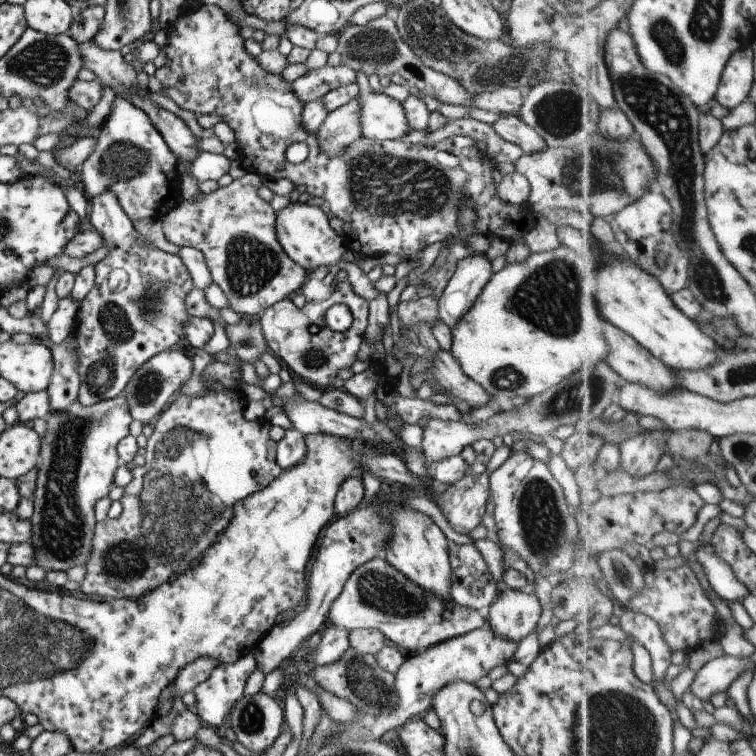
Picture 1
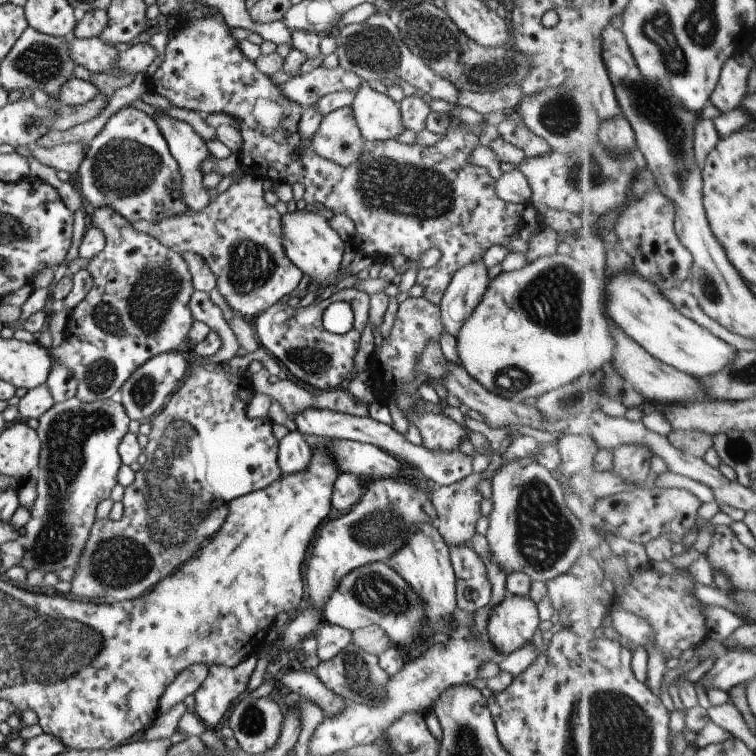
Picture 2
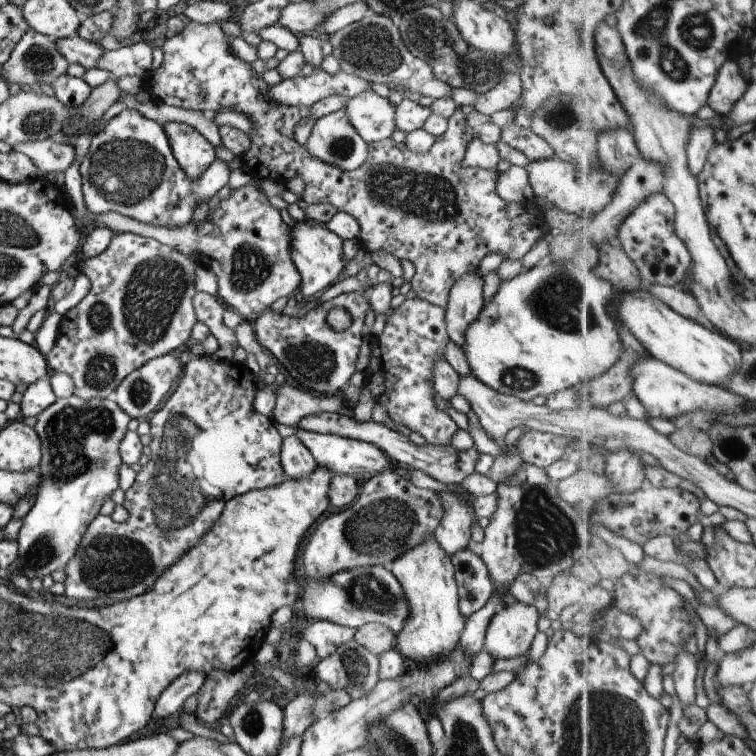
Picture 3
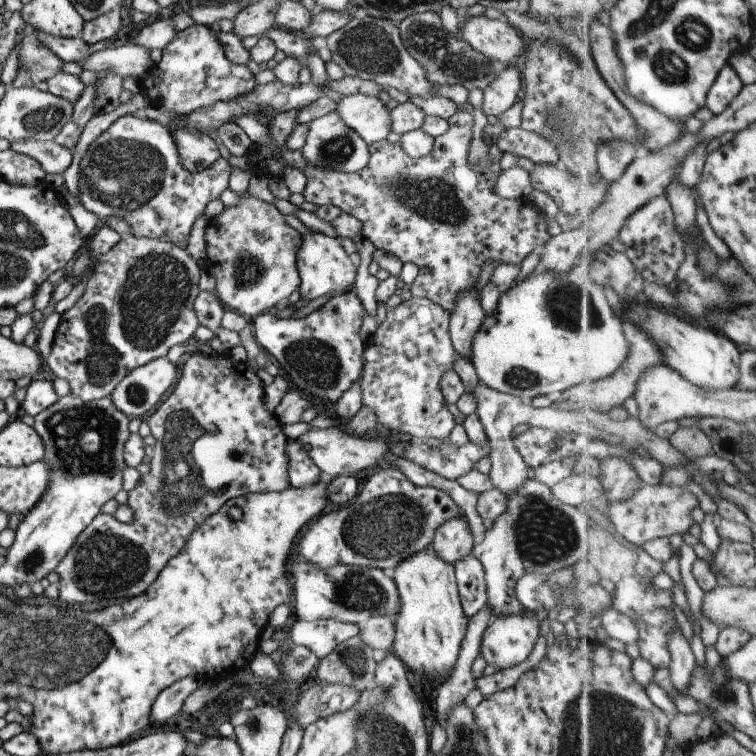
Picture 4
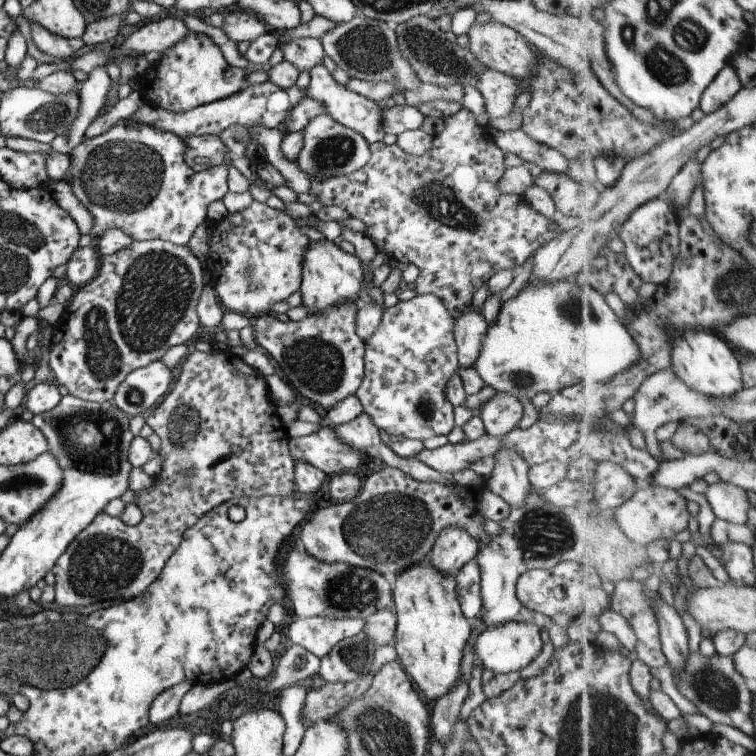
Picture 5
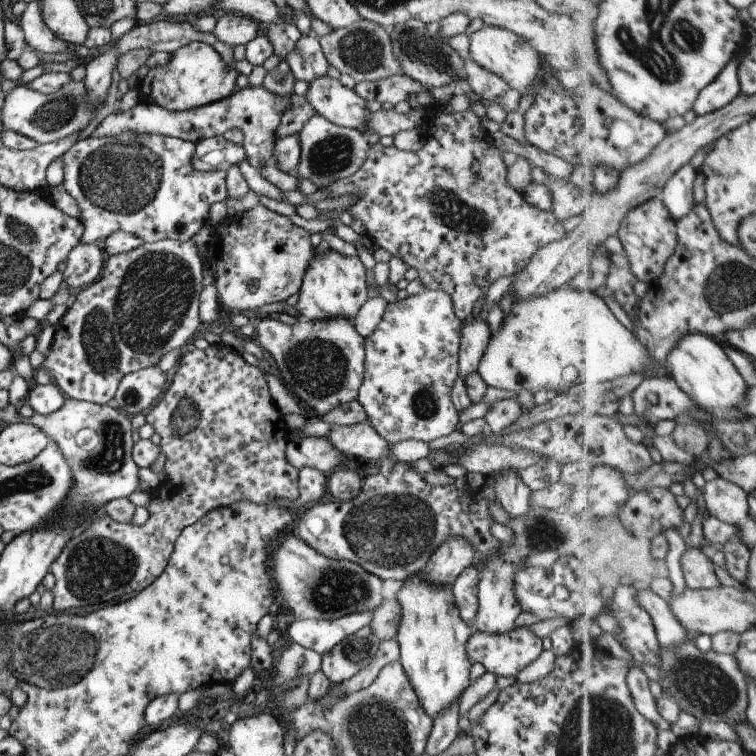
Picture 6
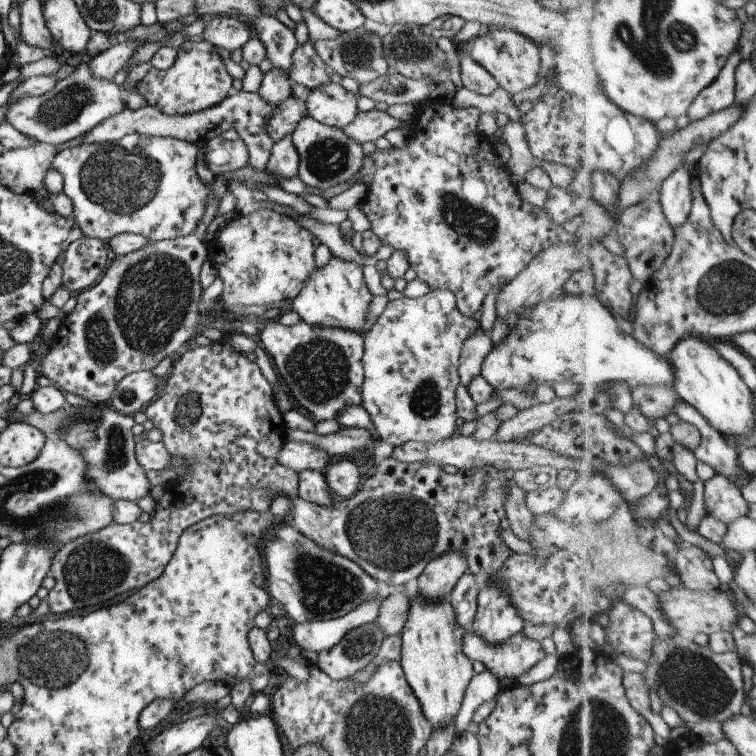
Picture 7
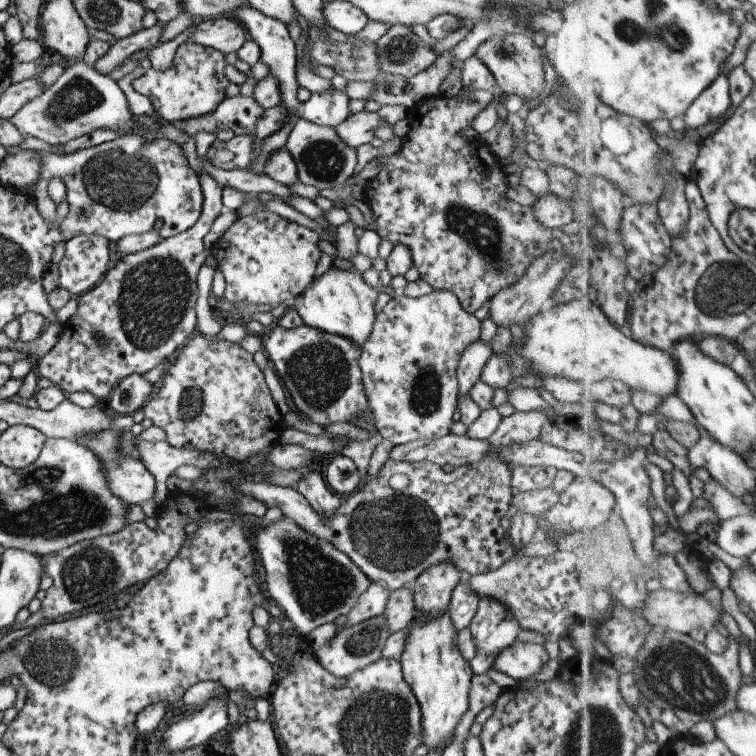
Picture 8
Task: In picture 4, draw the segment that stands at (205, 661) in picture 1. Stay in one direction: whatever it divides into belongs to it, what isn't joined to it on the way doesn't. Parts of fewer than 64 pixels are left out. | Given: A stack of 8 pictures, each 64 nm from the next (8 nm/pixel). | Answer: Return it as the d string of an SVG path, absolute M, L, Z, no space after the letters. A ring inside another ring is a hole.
M186 676L165 688L154 700L149 720L152 723L170 720L180 712L186 698L200 686L200 680L196 676Z

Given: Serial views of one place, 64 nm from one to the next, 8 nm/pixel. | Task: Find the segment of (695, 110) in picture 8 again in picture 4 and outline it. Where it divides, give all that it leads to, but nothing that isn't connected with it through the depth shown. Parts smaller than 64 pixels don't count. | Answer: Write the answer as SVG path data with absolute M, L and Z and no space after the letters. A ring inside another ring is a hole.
M728 63L718 77L717 83L714 84L713 90L710 91L708 108L716 115L724 114L744 88L746 88L746 84L742 80L742 76L731 63Z

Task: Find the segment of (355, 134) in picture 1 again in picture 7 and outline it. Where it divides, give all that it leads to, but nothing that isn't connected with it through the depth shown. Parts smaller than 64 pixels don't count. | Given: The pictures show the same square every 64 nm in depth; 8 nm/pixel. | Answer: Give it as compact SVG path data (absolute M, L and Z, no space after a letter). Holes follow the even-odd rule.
M312 117L300 120L294 134L289 137L292 138L292 144L299 156L297 176L304 184L318 190L328 190L352 179L365 160L362 144L350 140L350 136L346 136L342 128L322 124Z

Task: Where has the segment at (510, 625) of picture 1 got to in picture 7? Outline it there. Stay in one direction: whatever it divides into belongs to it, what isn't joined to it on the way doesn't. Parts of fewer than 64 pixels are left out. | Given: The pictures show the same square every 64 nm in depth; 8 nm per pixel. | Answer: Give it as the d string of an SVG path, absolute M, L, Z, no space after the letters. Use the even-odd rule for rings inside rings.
M468 630L462 640L462 648L471 661L483 662L486 671L499 680L517 679L545 656L540 642L525 636L522 631L494 646Z

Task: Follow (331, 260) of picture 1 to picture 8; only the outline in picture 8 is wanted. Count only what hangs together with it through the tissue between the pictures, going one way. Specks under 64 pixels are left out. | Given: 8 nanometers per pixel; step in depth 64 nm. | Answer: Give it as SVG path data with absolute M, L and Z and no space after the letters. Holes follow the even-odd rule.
M331 265L322 276L314 278L300 296L289 304L289 308L296 310L306 325L346 336L362 348L376 322L374 306L378 293L378 286L371 287L367 277L358 270L352 272Z

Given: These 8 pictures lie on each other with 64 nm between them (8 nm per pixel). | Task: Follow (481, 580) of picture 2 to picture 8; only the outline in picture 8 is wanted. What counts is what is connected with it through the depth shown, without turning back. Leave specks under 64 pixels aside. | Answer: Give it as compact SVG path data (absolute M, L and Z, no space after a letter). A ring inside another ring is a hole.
M461 578L452 591L448 606L448 614L450 614L450 620L456 630L459 631L470 626L478 604L478 594L474 594L474 590L470 590L468 582Z

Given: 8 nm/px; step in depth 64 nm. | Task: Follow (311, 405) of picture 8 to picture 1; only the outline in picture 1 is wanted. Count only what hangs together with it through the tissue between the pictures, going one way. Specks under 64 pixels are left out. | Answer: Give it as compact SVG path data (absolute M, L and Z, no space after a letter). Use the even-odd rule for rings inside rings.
M346 278L336 284L328 300L308 301L304 307L298 308L292 299L293 297L289 297L281 300L260 314L262 334L270 353L282 366L292 369L294 374L298 374L307 383L325 390L329 388L330 382L334 382L338 370L350 368L356 362L358 348L369 328L369 303L366 298L354 292ZM334 304L345 304L353 314L352 326L346 332L334 332L324 322L328 308L332 308Z

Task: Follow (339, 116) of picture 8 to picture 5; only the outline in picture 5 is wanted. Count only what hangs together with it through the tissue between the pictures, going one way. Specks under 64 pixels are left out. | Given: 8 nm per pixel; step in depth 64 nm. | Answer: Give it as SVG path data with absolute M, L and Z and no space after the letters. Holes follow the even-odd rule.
M324 64L314 66L309 72L310 84L307 87L308 97L320 104L324 104L326 113L330 115L336 122L344 124L348 128L359 132L371 145L372 143L382 141L386 132L384 132L384 124L382 124L382 109L374 100L370 100L361 94L350 92L344 85L338 83L328 72Z

